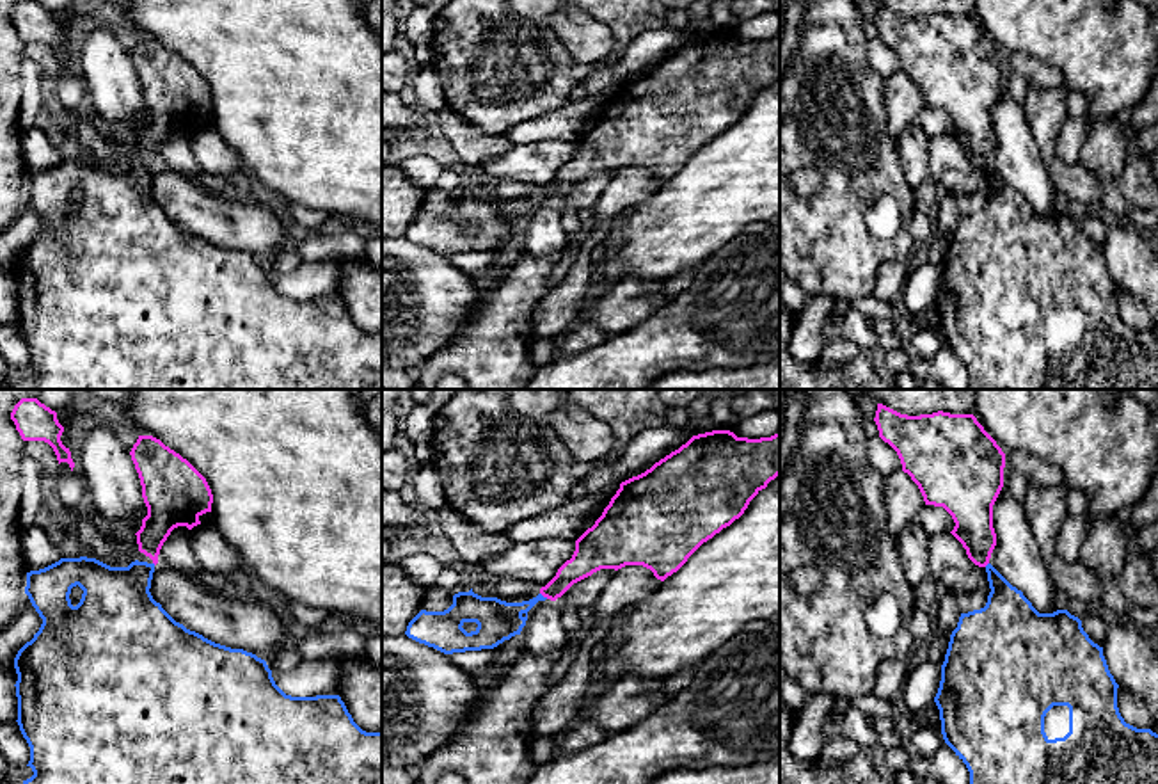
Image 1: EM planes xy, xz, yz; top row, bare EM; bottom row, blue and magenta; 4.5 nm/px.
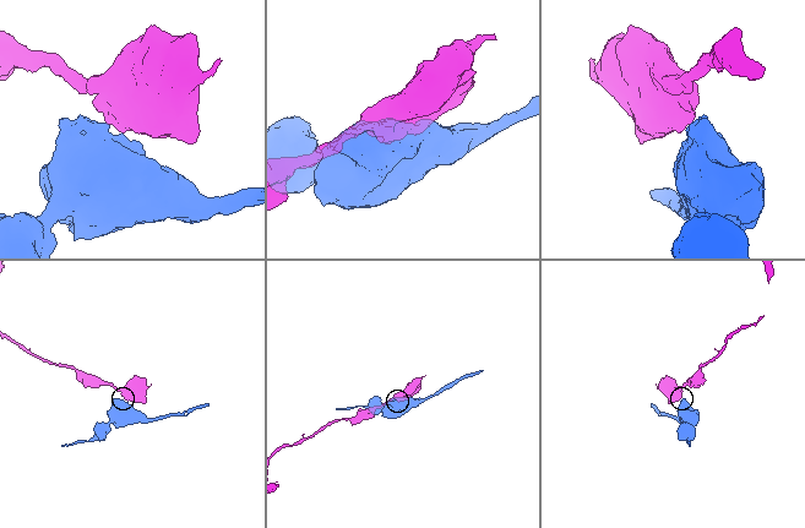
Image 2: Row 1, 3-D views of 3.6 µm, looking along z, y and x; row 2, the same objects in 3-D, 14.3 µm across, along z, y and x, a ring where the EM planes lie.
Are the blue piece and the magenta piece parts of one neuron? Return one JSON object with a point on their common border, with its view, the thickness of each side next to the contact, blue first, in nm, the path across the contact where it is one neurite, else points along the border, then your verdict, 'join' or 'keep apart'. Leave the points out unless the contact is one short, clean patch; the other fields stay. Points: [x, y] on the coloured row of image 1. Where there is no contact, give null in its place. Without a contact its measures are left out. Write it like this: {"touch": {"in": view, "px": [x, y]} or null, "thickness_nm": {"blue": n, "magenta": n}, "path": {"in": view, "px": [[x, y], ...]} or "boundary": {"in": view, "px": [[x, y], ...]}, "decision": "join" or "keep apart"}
{"touch": {"in": "xz", "px": [542, 596]}, "thickness_nm": {"blue": 190, "magenta": 130}, "boundary": {"in": "xz", "px": [[540, 592], [547, 598]]}, "decision": "keep apart"}

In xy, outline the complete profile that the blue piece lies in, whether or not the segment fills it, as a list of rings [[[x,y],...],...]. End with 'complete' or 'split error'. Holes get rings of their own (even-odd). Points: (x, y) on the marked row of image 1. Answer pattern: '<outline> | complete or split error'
[[[60,558],[27,572],[25,594],[43,619],[39,631],[14,658],[18,725],[30,747],[34,775],[23,784],[382,784],[382,732],[362,731],[339,695],[291,697],[274,681],[266,661],[243,649],[215,644],[176,622],[149,592],[155,564],[110,567],[96,558]]] | complete

